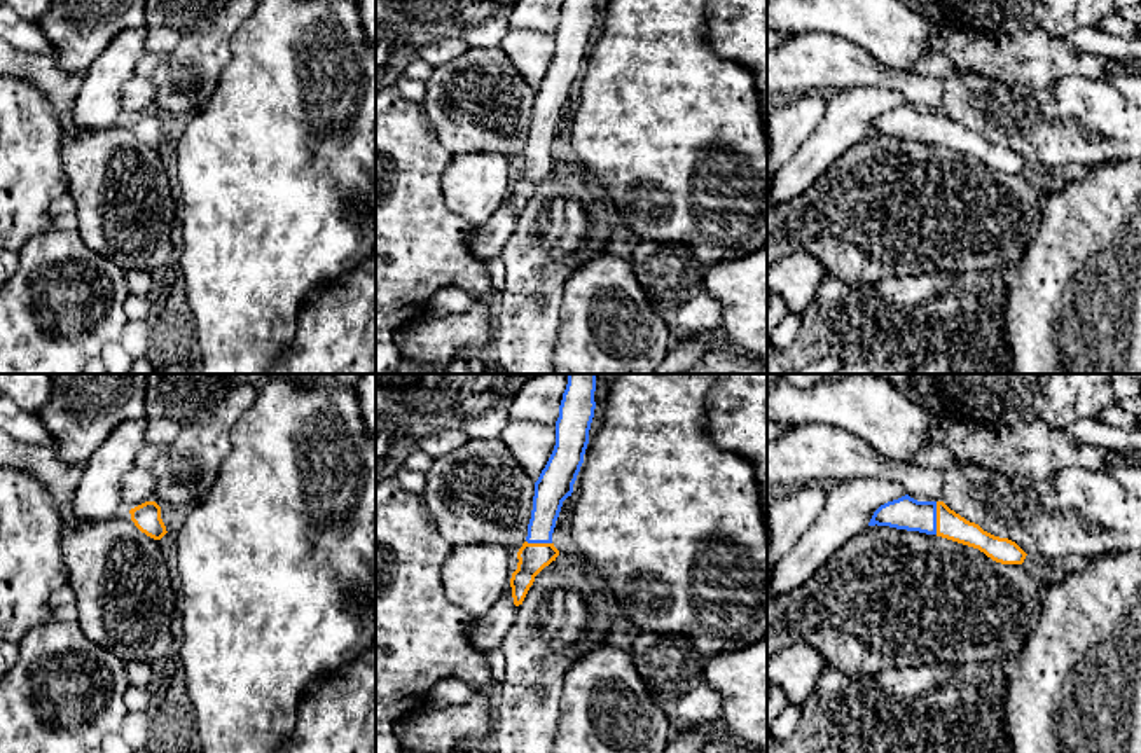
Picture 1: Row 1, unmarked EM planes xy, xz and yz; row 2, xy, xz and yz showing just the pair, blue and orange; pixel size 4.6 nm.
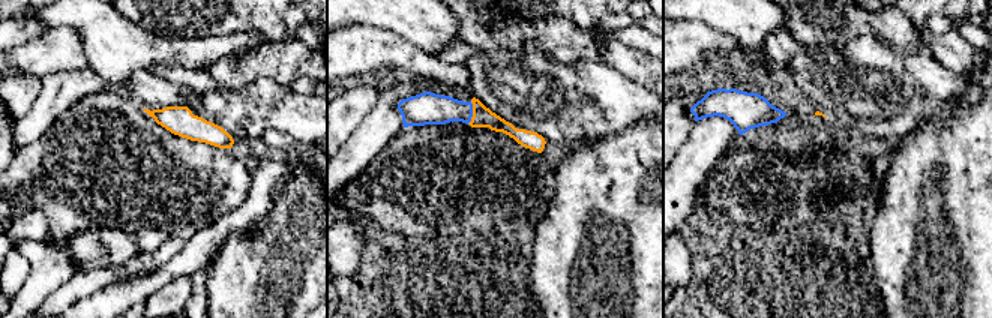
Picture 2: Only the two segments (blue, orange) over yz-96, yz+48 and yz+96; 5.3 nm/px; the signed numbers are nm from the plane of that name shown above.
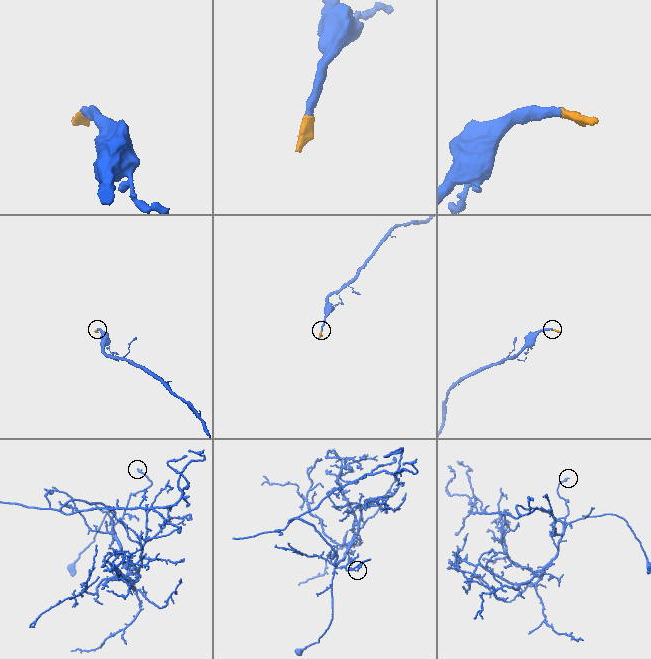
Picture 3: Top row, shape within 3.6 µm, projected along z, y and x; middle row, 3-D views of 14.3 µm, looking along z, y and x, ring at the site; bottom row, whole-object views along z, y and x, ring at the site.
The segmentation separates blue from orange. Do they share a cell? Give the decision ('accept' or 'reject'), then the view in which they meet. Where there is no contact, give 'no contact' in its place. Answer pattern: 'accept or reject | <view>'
accept | yz

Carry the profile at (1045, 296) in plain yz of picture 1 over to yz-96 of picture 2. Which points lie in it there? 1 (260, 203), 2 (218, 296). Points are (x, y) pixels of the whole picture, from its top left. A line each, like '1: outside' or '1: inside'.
1: outside
2: inside

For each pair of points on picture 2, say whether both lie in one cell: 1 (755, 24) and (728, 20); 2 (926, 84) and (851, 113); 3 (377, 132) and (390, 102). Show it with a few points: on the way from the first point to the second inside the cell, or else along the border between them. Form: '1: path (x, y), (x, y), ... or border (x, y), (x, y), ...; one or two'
1: path (749, 20), (734, 20); one
2: path (908, 87), (893, 92), (872, 92), (869, 95); one
3: path (380, 125), (384, 120), (386, 110); one

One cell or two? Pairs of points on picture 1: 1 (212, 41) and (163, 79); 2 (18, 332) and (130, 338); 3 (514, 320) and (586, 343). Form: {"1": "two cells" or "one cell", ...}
{"1": "one cell", "2": "two cells", "3": "two cells"}

